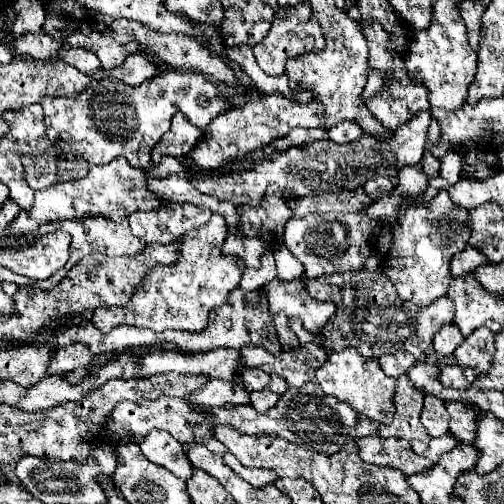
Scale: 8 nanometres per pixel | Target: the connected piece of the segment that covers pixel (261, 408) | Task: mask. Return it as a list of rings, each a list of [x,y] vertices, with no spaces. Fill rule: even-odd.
[[[265,389],[265,391],[255,391],[249,395],[251,397],[251,407],[259,413],[265,413],[269,411],[277,401],[279,401],[279,395],[275,395],[271,389]]]

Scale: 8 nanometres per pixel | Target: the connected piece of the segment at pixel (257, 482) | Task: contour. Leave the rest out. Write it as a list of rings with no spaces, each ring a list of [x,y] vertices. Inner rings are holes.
[[[225,453],[223,459],[227,461],[227,465],[229,465],[241,479],[245,479],[245,481],[247,481],[249,485],[253,485],[253,487],[263,487],[263,485],[267,485],[267,483],[271,483],[271,481],[277,479],[277,473],[271,473],[269,469],[247,469],[247,467],[241,465],[231,453]]]

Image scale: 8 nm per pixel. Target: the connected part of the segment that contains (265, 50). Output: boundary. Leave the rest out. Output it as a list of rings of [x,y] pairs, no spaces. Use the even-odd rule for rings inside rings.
[[[303,1],[303,3],[295,5],[295,7],[279,9],[269,35],[259,45],[253,47],[253,53],[255,53],[255,59],[261,65],[261,69],[267,75],[277,77],[279,73],[283,73],[285,63],[291,57],[299,57],[303,53],[313,53],[313,51],[319,53],[319,49],[323,49],[323,43],[325,43],[325,37],[323,37],[323,31],[319,29],[319,21],[315,21],[311,3]]]

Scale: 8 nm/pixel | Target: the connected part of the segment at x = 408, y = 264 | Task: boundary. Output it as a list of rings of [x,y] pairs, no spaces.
[[[439,193],[423,205],[413,203],[399,215],[399,225],[391,229],[393,245],[383,259],[383,271],[389,275],[403,301],[411,301],[417,307],[427,307],[447,293],[451,283],[449,261],[467,245],[471,235],[467,217],[467,209],[455,205],[447,193]]]

